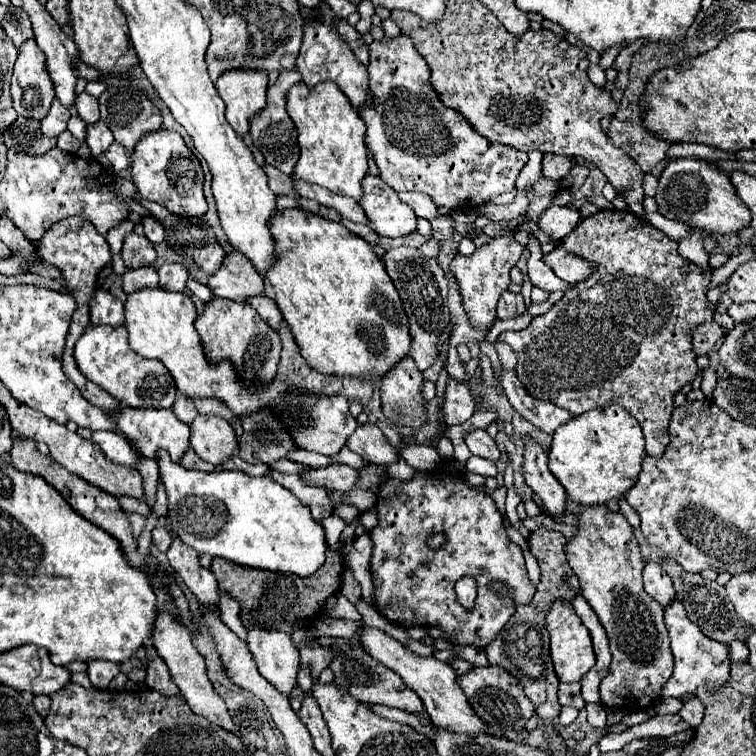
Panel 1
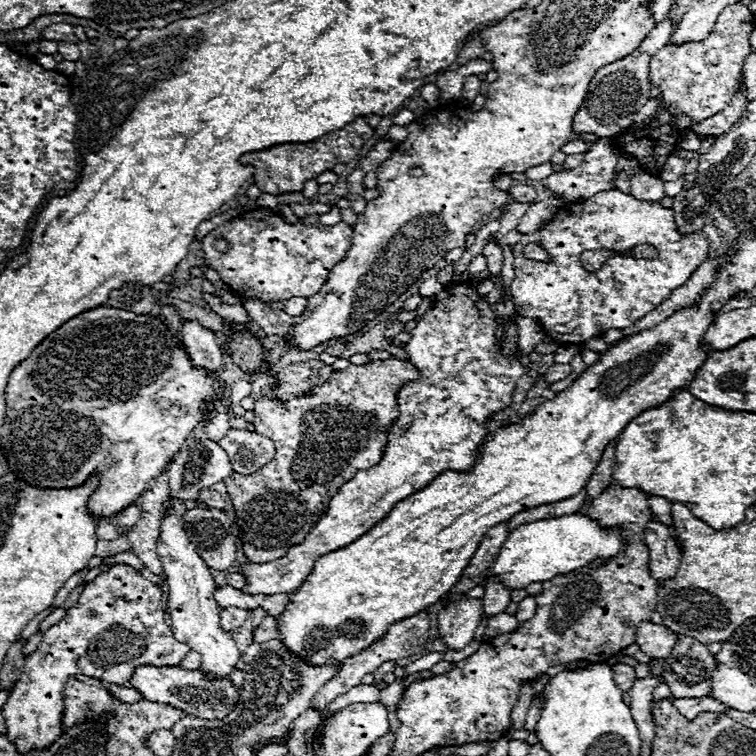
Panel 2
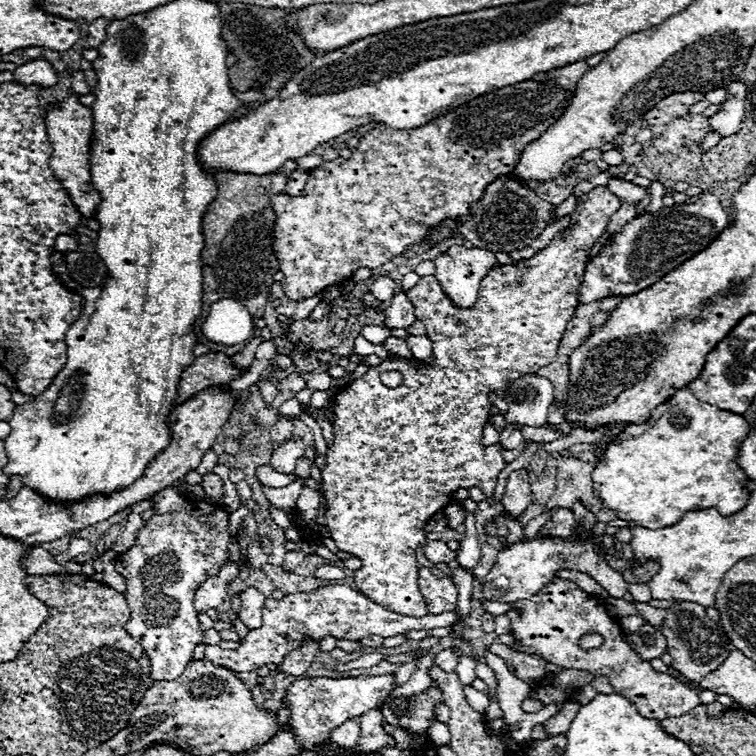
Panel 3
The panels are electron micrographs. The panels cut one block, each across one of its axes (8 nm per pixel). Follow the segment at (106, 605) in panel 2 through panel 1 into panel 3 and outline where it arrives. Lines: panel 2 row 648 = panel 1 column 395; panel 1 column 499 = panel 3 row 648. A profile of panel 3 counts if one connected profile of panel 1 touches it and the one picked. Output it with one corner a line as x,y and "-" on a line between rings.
174,486
160,490
158,494
152,496
152,500
154,500
154,516
152,516
150,520
146,520
144,528
138,530
138,536
136,536
134,546
132,546
126,554
118,554
118,556
116,556
116,560
114,560
114,570
116,570
120,576
124,576
124,580
126,580
126,592
124,592
124,594
126,594
126,602
128,602
128,606
130,606
130,618
128,618
128,622
126,622
126,632
128,632
134,640
138,640
138,642
142,644
142,648
146,650
146,656
150,658
150,676
152,676
154,680
174,680
174,678
178,678
178,676
184,672
184,668
186,668
188,662
192,660
194,648
202,642
202,636
204,636
204,632
200,630
198,618
196,618
198,612
194,610
194,592
198,590
198,586
200,586
204,580
208,580
210,576
218,574
220,566
222,566
224,560
228,558
228,542
230,542
230,534
226,532
226,526
228,526
228,512
224,512
224,510
218,508
218,506
206,504
206,502
186,500
184,496
180,496
180,494
174,490

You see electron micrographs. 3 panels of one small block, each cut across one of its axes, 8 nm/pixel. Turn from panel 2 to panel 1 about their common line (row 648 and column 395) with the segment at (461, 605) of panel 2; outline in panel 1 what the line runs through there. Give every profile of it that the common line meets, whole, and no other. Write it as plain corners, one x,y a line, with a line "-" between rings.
364,424
358,426
354,430
354,434
348,438
346,446
360,454
366,462
372,464
380,464
380,466
390,466
398,460
396,450
388,444
386,436
382,434
380,428
376,428
374,424

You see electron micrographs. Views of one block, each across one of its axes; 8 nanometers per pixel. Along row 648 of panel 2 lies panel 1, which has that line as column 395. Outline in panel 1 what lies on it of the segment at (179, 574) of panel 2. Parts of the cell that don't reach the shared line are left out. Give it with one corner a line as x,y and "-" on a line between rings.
366,176
362,180
362,188
364,194
358,204
362,206
370,228
378,236
400,238
416,228
414,210
408,204
400,202
396,190
386,186
380,176

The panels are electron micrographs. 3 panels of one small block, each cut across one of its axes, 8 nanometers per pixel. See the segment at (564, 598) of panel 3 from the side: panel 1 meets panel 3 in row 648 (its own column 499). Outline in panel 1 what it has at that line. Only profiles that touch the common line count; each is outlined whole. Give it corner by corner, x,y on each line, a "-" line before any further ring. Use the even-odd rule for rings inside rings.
442,460
434,472
416,470
414,476
406,482
396,478
386,480
378,488
376,510
378,510
378,526
370,532
374,542
372,576
376,582
376,608
388,620
396,624
410,622
418,626
438,626
452,646
474,646
484,650
488,642
492,642
498,636
498,630
502,630
502,626
510,620
514,610
520,604
528,604
532,600
536,586
528,578
520,546
516,546
508,538
502,526
502,516
492,496
480,488
470,486
464,480
462,472
452,466
452,462
-
434,532
446,534
446,544
440,550
432,550
426,546
428,536
-
462,576
472,576
478,584
478,596
472,610
464,608
454,592
454,584
-
492,582
504,584
508,592
502,594
498,590
492,590
490,588

